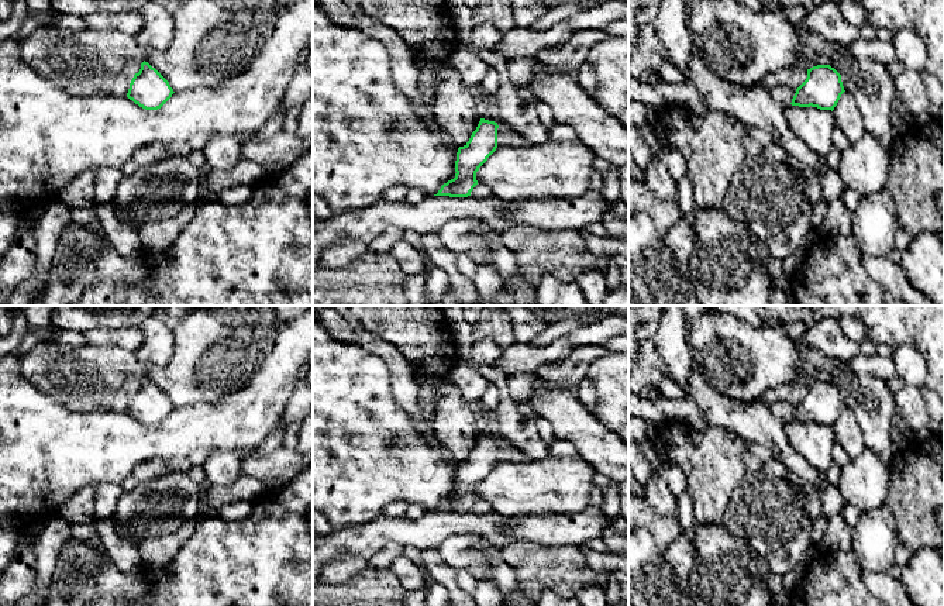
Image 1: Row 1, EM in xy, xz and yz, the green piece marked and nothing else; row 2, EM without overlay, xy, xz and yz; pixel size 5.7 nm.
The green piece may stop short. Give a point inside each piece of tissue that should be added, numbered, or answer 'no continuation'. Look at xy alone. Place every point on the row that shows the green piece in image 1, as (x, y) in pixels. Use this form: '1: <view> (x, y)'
no continuation

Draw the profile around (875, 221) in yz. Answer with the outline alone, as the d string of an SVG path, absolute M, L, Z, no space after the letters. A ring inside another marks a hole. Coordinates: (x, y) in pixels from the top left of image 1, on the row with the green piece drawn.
M883 189L862 196L852 213L852 237L864 256L886 256L899 230L896 204Z

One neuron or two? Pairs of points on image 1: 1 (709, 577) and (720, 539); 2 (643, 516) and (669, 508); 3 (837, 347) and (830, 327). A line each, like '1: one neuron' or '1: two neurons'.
1: one neuron
2: two neurons
3: one neuron

